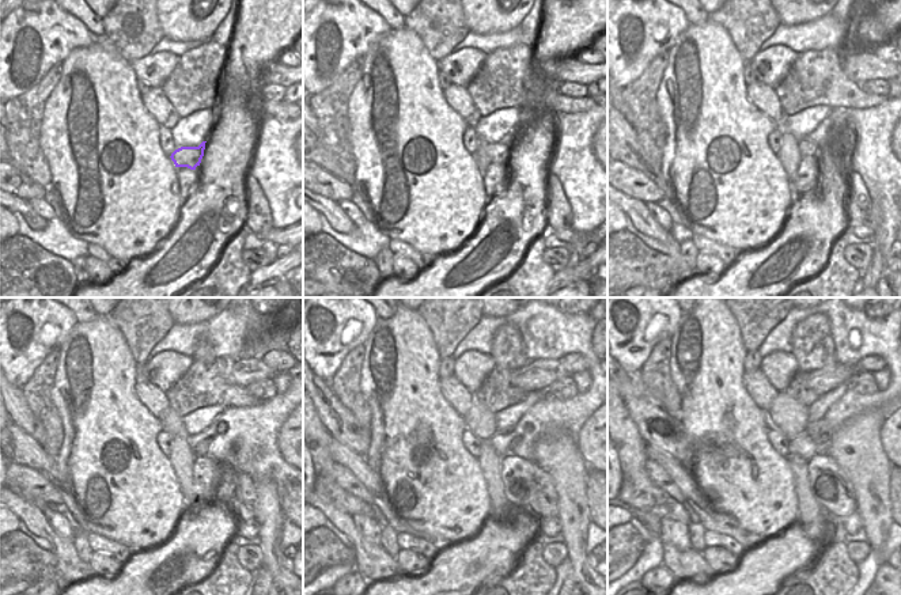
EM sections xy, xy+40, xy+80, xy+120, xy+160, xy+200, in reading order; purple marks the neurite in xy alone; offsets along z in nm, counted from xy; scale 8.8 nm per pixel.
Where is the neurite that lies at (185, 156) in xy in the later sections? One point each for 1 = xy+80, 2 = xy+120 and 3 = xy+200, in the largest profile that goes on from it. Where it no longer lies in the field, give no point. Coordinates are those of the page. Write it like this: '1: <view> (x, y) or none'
1: xy+80 (831, 147)
2: xy+120 (219, 450)
3: xy+200 (821, 431)

